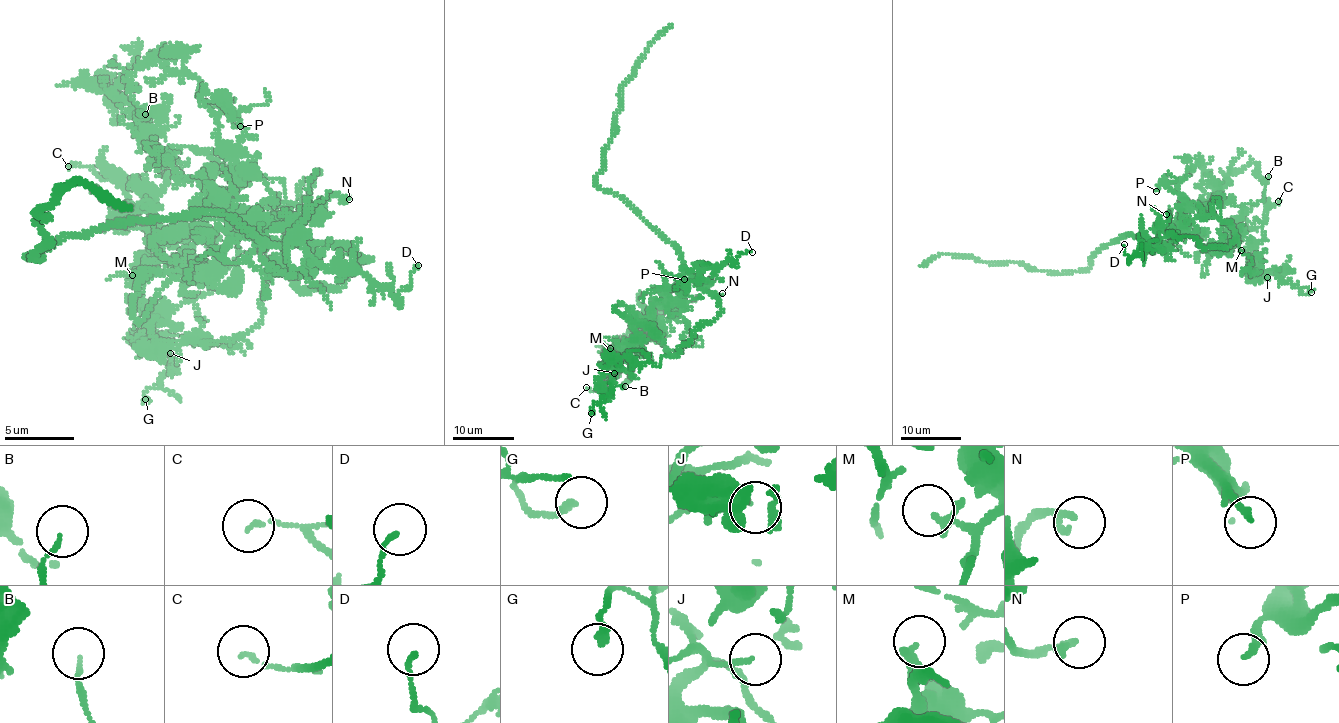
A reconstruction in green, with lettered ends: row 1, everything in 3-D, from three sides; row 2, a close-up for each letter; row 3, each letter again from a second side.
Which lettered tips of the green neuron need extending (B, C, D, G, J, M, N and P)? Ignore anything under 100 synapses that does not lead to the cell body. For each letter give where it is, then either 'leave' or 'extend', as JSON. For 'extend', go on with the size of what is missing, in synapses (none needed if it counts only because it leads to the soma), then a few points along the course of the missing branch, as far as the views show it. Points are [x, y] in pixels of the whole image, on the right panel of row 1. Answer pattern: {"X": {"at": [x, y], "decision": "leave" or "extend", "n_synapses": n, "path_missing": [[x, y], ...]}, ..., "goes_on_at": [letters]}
{"B": {"at": [1268, 176], "decision": "leave"}, "C": {"at": [1278, 201], "decision": "leave"}, "D": {"at": [1124, 244], "decision": "leave"}, "G": {"at": [1311, 292], "decision": "leave"}, "J": {"at": [1267, 277], "decision": "leave"}, "M": {"at": [1241, 250], "decision": "leave"}, "N": {"at": [1166, 214], "decision": "leave"}, "P": {"at": [1156, 191], "decision": "leave"}, "goes_on_at": []}

